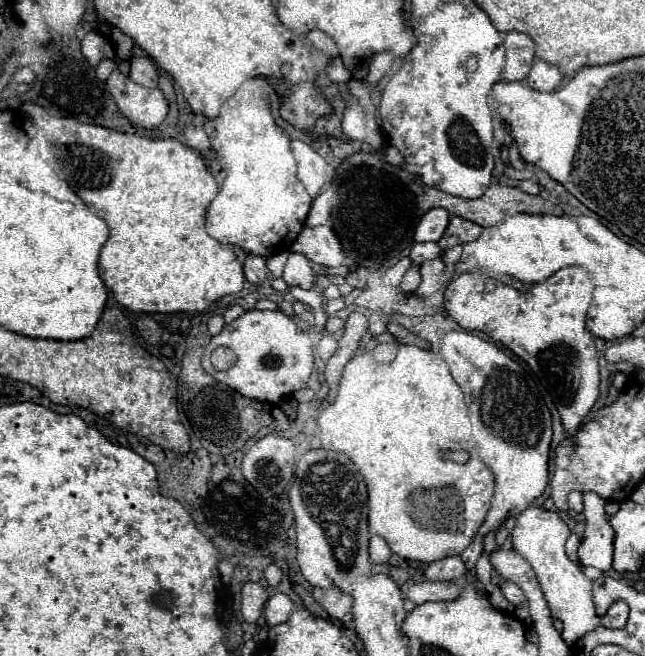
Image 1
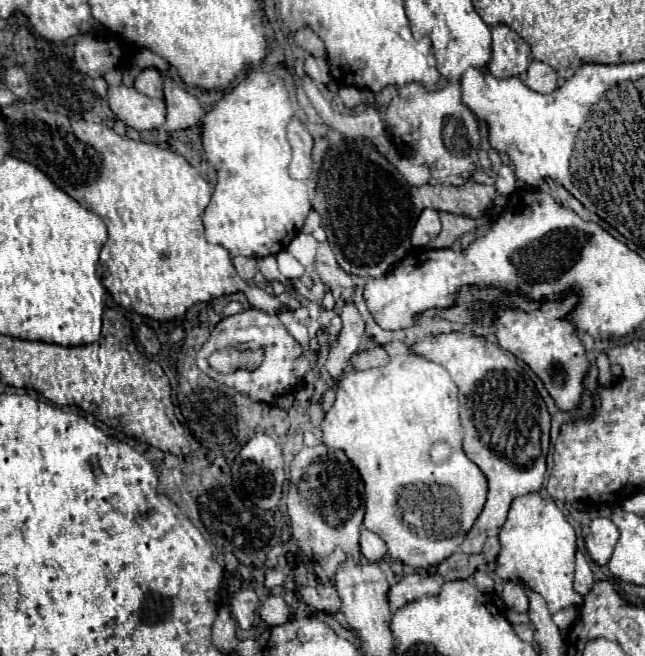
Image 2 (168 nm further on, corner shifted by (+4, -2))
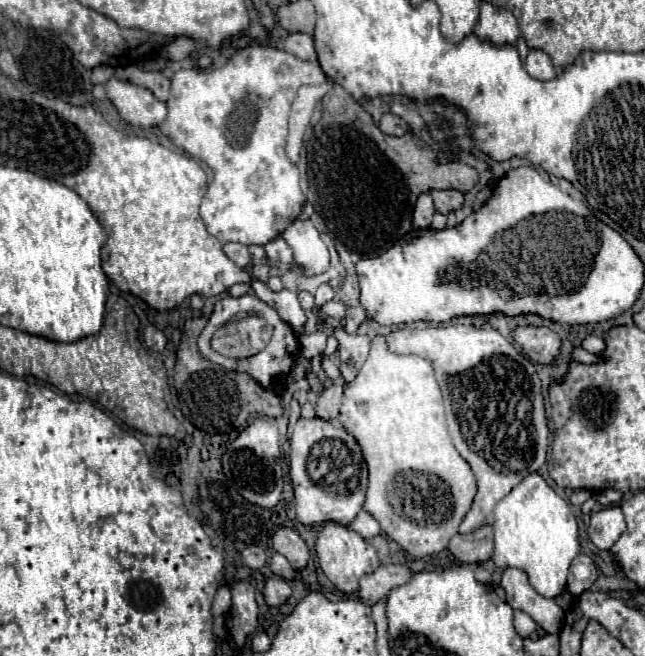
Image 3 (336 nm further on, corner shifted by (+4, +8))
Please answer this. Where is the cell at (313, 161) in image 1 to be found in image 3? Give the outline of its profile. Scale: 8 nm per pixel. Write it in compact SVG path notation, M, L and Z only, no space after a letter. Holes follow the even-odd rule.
M325 82L323 86L301 86L297 92L297 98L291 106L289 140L287 140L287 156L293 164L299 162L299 152L303 146L303 134L311 122L313 108L315 108L317 100L323 98L331 86L333 86L333 82Z

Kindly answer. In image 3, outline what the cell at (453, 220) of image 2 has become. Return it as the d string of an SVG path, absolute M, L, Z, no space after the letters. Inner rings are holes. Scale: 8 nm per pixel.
M433 190L431 192L433 196L433 202L435 202L435 208L439 214L449 214L449 212L455 212L463 206L463 200L465 196L457 190Z

